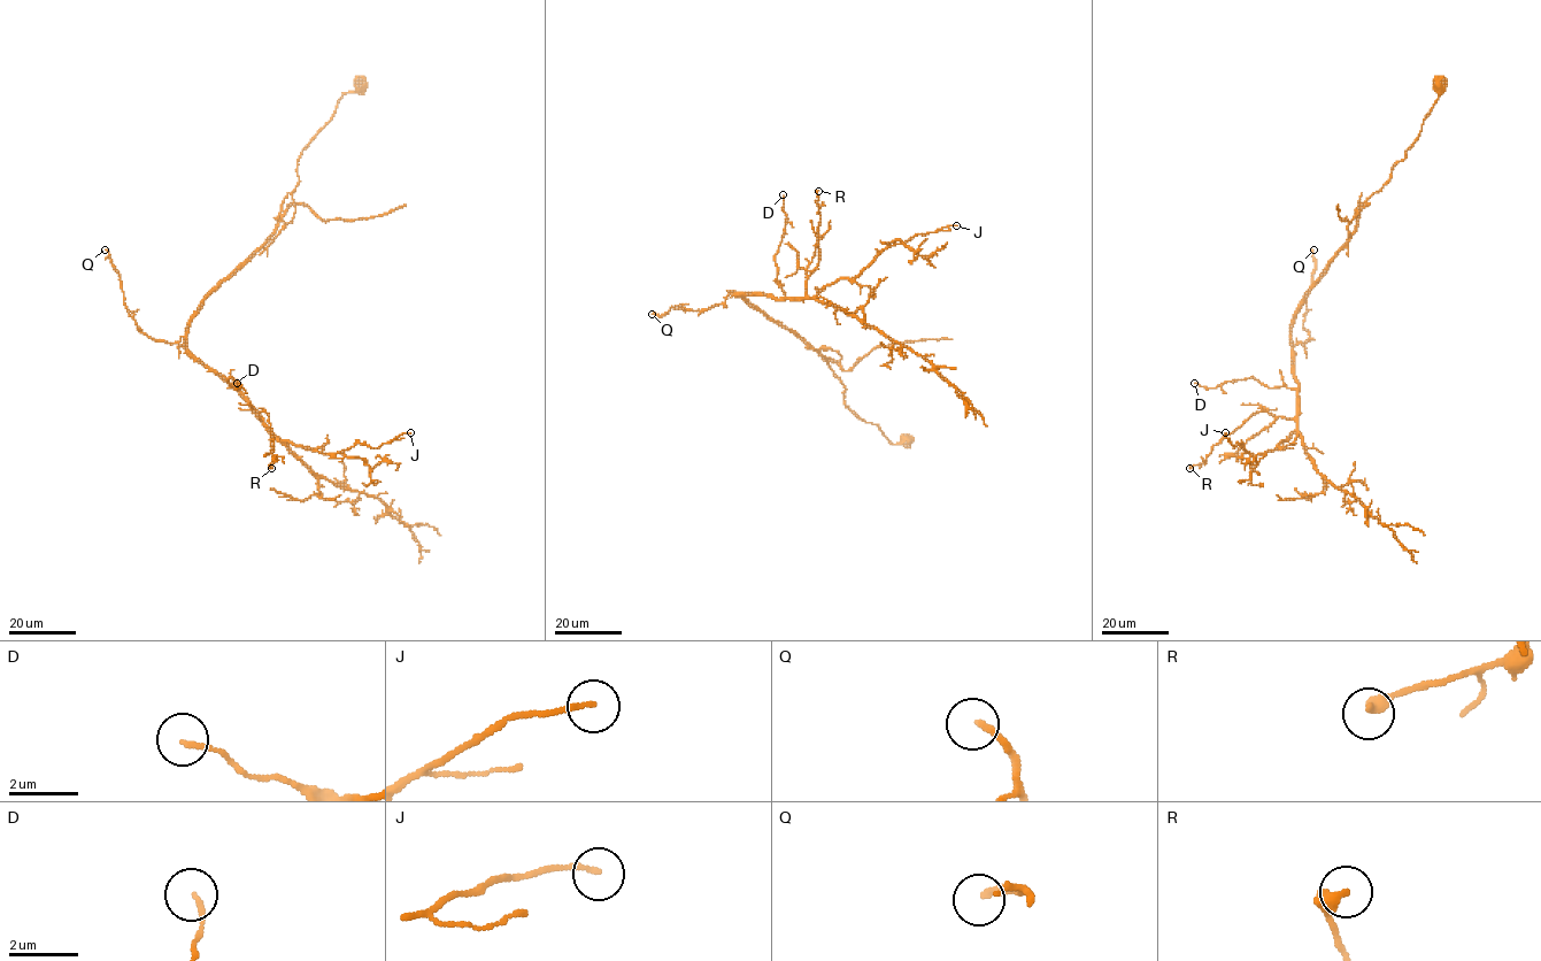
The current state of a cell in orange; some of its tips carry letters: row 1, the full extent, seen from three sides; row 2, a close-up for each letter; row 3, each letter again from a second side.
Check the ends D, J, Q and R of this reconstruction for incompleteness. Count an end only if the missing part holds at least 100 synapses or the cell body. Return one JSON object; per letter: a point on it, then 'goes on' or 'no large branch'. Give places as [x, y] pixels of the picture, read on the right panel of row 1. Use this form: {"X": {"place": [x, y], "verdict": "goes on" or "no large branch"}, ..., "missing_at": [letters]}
{"D": {"place": [1194, 383], "verdict": "no large branch"}, "J": {"place": [1225, 432], "verdict": "no large branch"}, "Q": {"place": [1314, 250], "verdict": "no large branch"}, "R": {"place": [1189, 468], "verdict": "no large branch"}, "missing_at": []}

